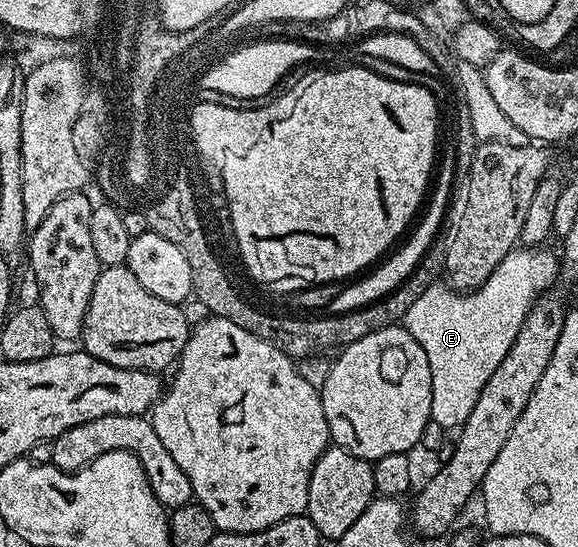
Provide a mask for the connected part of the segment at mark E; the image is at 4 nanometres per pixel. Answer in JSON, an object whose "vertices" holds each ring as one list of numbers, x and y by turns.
{"vertices":[[515,247,477,289,457,291,437,282,405,312,402,325,424,349,432,373,431,421,443,429,454,430,466,422,489,377,516,340,535,299,547,291,559,274,557,255,546,249]]}

